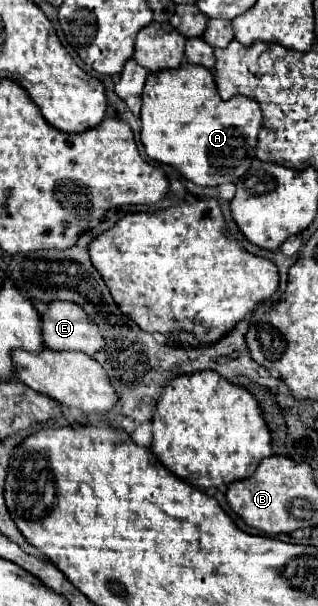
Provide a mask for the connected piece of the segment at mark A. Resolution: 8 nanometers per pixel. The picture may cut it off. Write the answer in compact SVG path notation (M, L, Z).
M183 64L175 70L159 70L159 72L151 72L147 76L147 82L145 82L145 88L143 88L143 106L141 106L141 142L145 146L145 152L151 160L157 160L157 162L163 162L163 164L169 164L169 166L175 166L187 180L199 184L199 186L219 186L223 182L235 182L241 174L245 174L245 170L249 170L249 166L253 164L253 158L255 158L255 150L257 150L257 136L259 136L259 130L261 130L261 122L263 122L263 116L261 116L261 108L259 104L253 100L253 98L245 98L245 96L233 96L231 100L221 100L221 96L217 94L217 88L215 88L215 80L213 80L213 74L211 70L207 70L205 66L197 66L197 64Z

